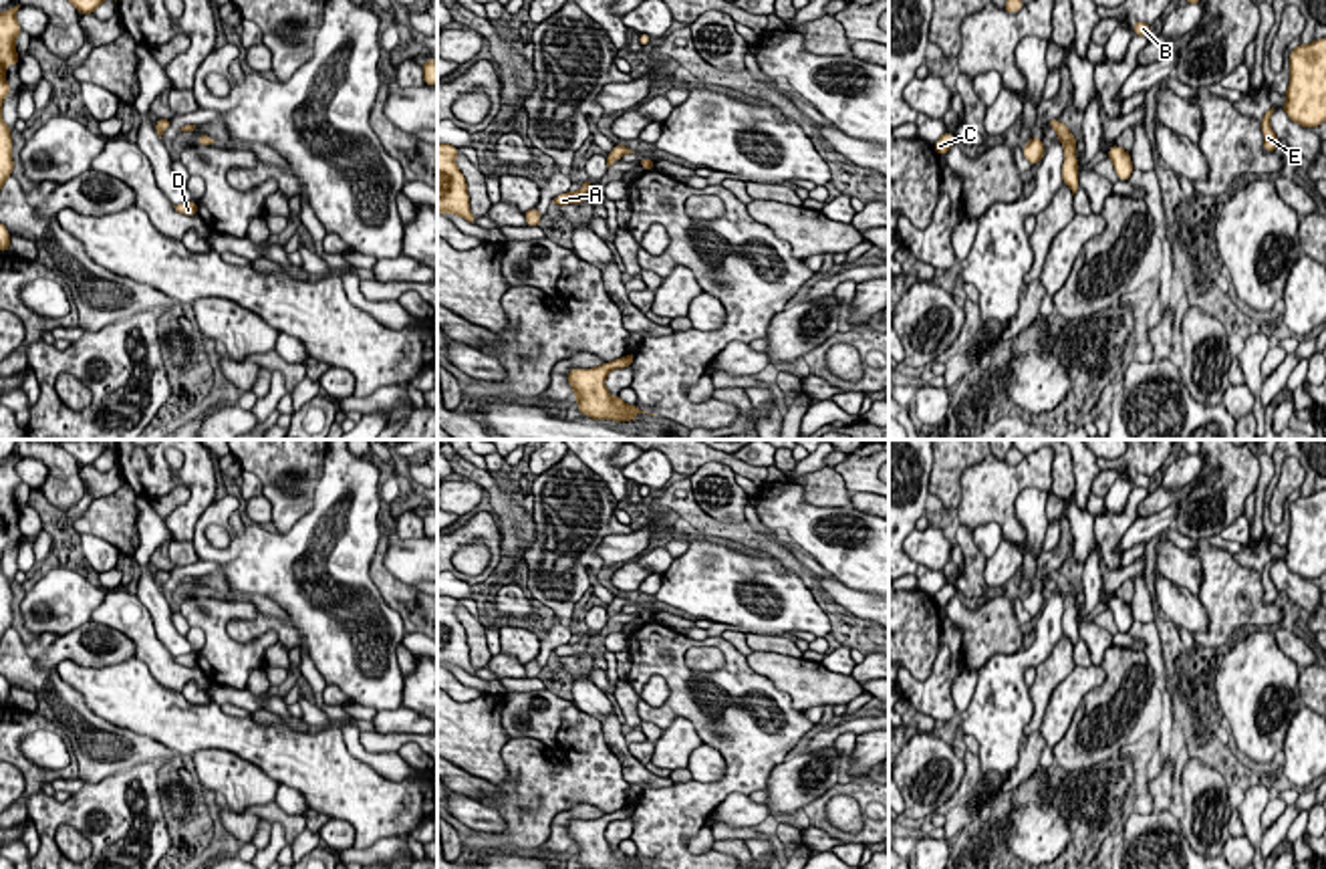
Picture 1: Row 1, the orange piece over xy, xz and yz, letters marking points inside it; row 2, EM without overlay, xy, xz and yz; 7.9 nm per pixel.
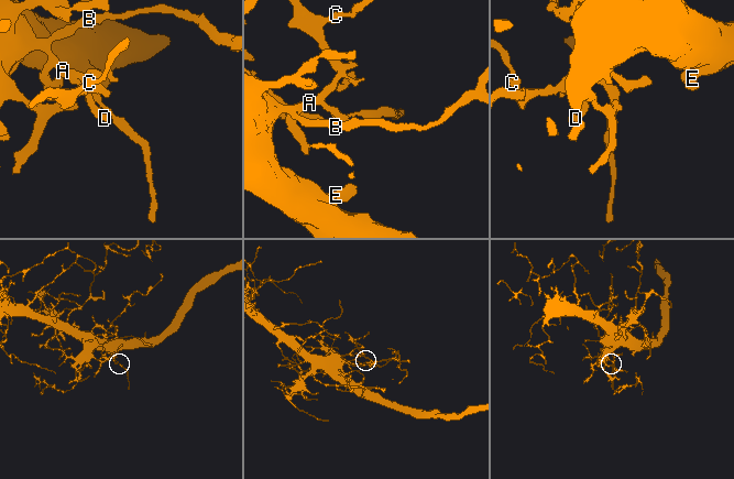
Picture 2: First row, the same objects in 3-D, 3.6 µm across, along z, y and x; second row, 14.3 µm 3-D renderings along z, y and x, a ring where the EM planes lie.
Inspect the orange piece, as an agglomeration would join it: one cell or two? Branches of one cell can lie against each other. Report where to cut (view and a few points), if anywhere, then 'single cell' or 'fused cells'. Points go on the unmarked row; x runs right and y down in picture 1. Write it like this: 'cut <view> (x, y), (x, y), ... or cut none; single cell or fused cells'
cut none; single cell

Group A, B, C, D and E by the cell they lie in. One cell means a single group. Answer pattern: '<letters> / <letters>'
A B C D E

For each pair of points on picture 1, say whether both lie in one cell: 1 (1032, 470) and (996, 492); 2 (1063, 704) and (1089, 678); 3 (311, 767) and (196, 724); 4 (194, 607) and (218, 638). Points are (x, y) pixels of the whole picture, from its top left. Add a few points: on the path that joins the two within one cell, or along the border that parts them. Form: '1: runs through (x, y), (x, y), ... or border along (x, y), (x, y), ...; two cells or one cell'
1: runs through (1024, 474), (1004, 484); one cell
2: runs through (1069, 698), (1083, 684); one cell
3: runs through (283, 755), (273, 747), (224, 732); one cell
4: runs through (202, 615), (214, 630); one cell

